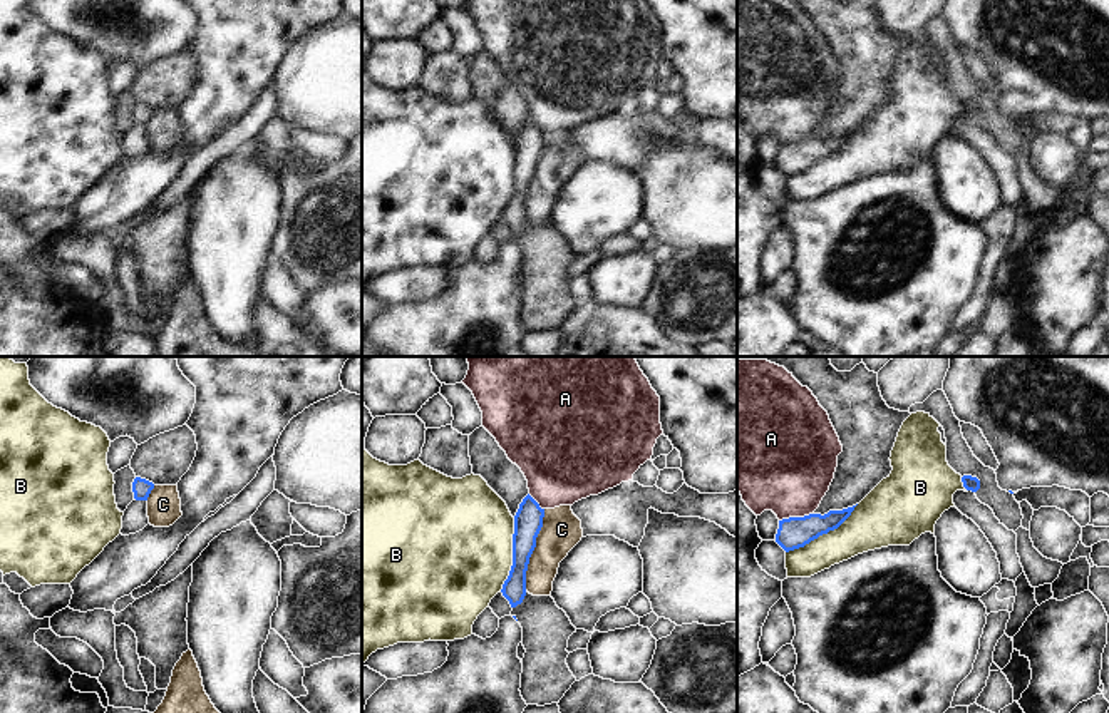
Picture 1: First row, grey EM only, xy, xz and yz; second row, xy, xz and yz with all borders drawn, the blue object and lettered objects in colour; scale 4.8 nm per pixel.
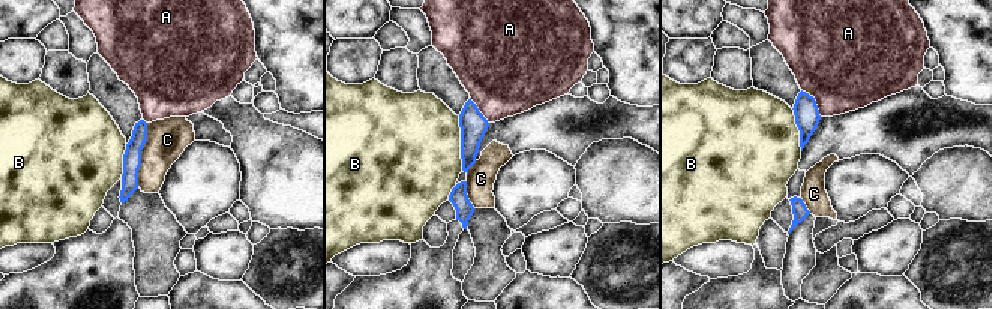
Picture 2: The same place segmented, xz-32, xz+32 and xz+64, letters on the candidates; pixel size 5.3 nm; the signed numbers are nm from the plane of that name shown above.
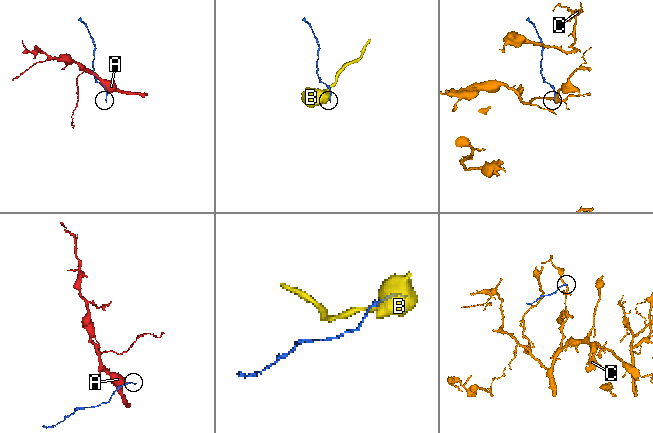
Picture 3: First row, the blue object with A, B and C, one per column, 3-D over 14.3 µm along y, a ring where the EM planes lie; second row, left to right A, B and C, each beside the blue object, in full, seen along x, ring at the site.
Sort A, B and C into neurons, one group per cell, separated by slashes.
A / B / C

